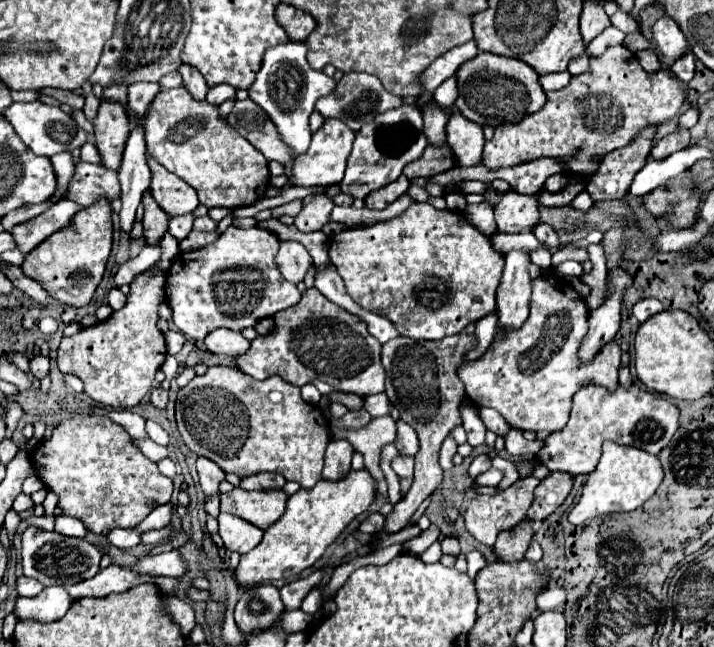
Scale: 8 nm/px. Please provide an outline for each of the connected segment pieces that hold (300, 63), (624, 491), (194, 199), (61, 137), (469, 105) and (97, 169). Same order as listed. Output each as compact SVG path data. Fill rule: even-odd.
M296 41L272 45L272 49L264 51L260 73L256 75L256 81L252 83L252 87L248 89L250 99L258 103L274 121L278 133L282 135L280 139L292 147L294 157L304 153L310 145L312 131L308 127L308 117L314 111L316 101L332 93L332 89L336 89L336 81L332 77L326 77L324 73L310 69L306 61L306 53L308 53L308 45L296 43Z
M606 441L596 469L588 475L588 481L584 483L580 501L568 513L568 521L572 525L584 525L586 521L606 515L606 513L632 511L654 495L662 477L664 473L662 473L658 457L636 447L620 447L612 441Z
M148 157L148 165L152 171L150 193L170 217L192 213L198 207L198 195L186 181L172 175L152 157Z
M34 101L34 103L12 103L10 107L4 109L2 117L14 127L18 137L36 155L52 157L52 155L56 155L60 151L74 151L76 147L82 147L86 143L86 133L60 107L50 107L50 105L40 103L40 101Z
M478 53L474 59L460 65L456 79L460 95L454 105L466 119L478 123L480 127L496 127L522 121L522 117L540 111L546 103L546 93L538 83L538 73L518 59Z
M80 161L76 165L76 173L74 179L70 181L66 197L82 207L90 207L100 199L108 201L120 199L120 183L116 171L106 169L104 165L92 165Z

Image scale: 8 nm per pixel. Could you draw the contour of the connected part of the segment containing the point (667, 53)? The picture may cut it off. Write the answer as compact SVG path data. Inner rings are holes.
M662 16L652 30L654 39L662 51L662 61L668 67L672 65L674 57L681 57L690 50L684 33L673 19Z

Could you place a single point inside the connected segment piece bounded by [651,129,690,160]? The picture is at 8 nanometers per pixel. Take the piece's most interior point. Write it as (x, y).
(678, 140)

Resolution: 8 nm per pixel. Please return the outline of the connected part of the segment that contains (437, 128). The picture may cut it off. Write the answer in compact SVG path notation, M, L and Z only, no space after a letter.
M422 107L424 117L424 135L428 137L428 145L444 145L444 127L448 115L434 107Z

